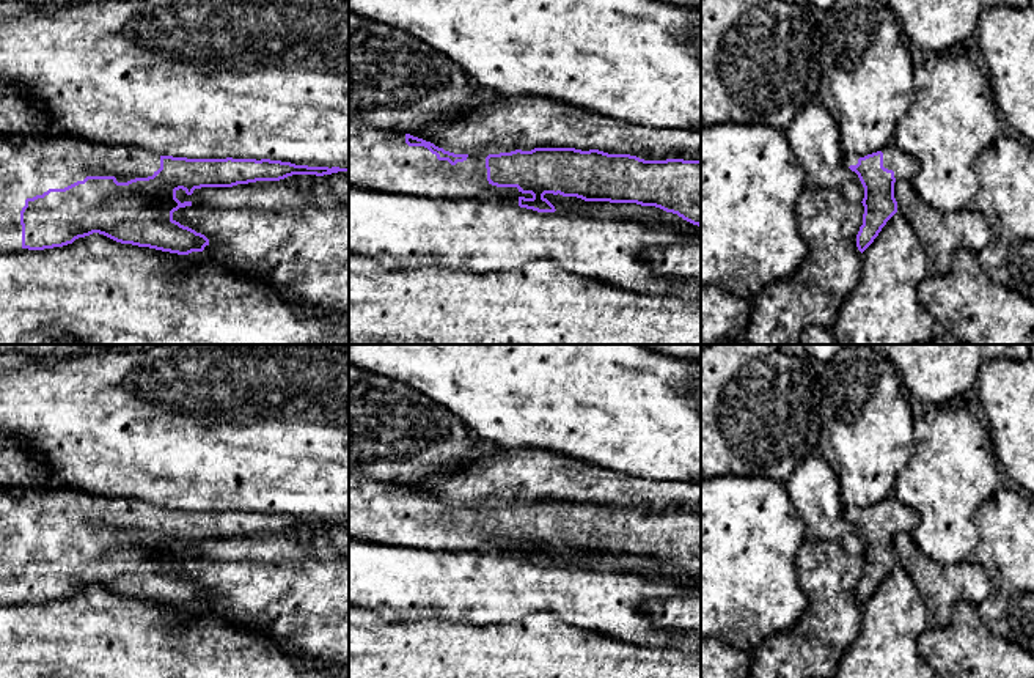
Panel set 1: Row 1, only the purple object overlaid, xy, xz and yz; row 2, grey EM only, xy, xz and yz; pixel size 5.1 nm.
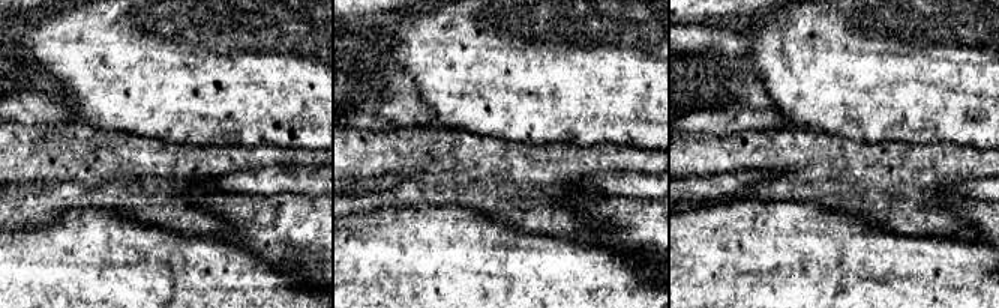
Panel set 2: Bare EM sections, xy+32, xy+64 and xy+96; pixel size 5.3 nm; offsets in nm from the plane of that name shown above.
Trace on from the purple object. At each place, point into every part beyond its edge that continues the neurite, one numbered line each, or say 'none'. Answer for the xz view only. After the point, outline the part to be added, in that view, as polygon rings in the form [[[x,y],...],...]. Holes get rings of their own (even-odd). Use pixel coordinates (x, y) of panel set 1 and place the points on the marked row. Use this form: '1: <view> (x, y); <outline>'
1: xz (379, 159); [[[349,121],[349,184],[443,200],[468,200],[495,205],[519,205],[519,189],[506,187],[501,192],[487,181],[486,157],[497,153],[471,153],[464,162],[451,165],[438,160],[424,146],[409,146],[404,132],[380,131],[368,124]]]

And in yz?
1: yz (904, 165); [[[893,142],[883,149],[883,167],[894,171],[896,179],[911,181],[919,173],[919,160],[899,149]]]

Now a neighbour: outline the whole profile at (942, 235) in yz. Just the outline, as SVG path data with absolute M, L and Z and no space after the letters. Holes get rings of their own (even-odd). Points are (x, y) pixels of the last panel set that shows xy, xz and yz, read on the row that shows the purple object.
M896 179L894 198L926 250L930 274L946 274L960 250L981 252L993 238L995 223L976 208L940 212L919 198L911 181Z

